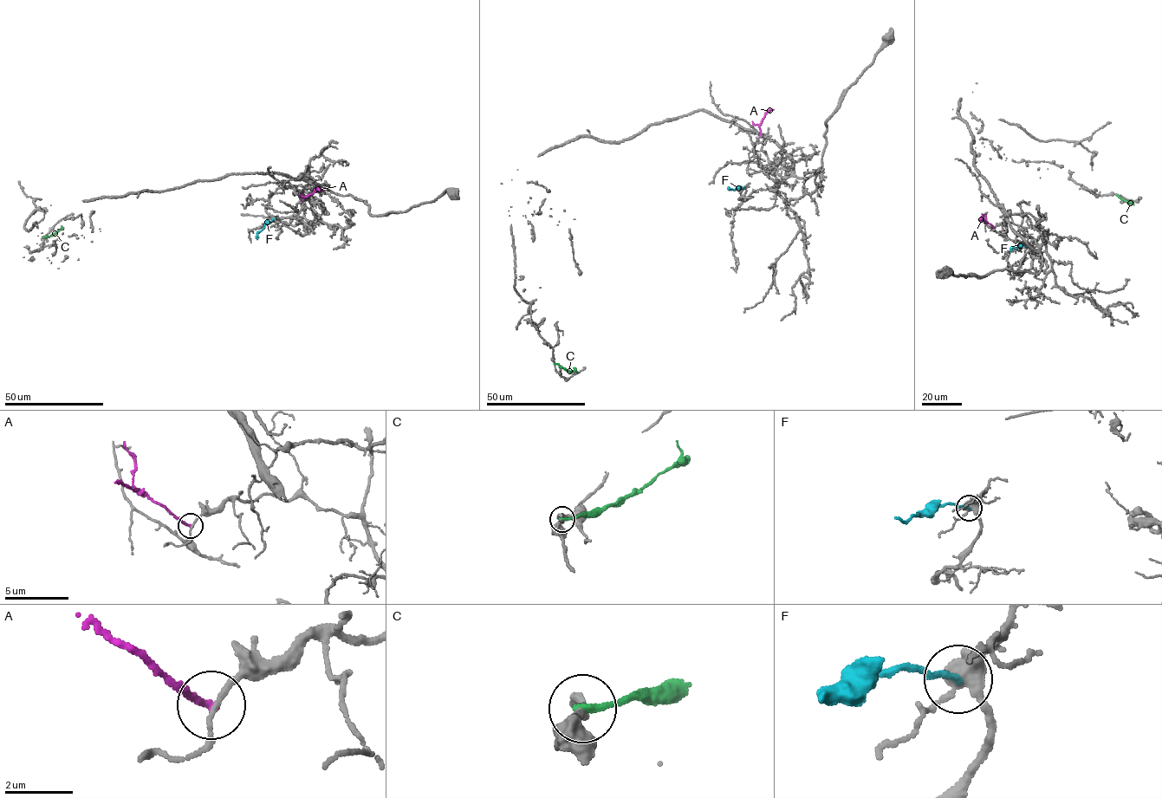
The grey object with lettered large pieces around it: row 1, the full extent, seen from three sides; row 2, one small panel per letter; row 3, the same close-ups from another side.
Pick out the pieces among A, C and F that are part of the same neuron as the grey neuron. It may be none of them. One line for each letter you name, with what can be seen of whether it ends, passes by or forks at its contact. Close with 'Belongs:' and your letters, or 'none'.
Belongs: none

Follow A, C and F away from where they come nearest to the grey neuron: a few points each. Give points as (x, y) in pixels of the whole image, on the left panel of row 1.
A: (302, 199), (317, 189), (323, 190)
C: (43, 237), (59, 230), (61, 225)
F: (273, 218), (257, 232), (257, 239)

